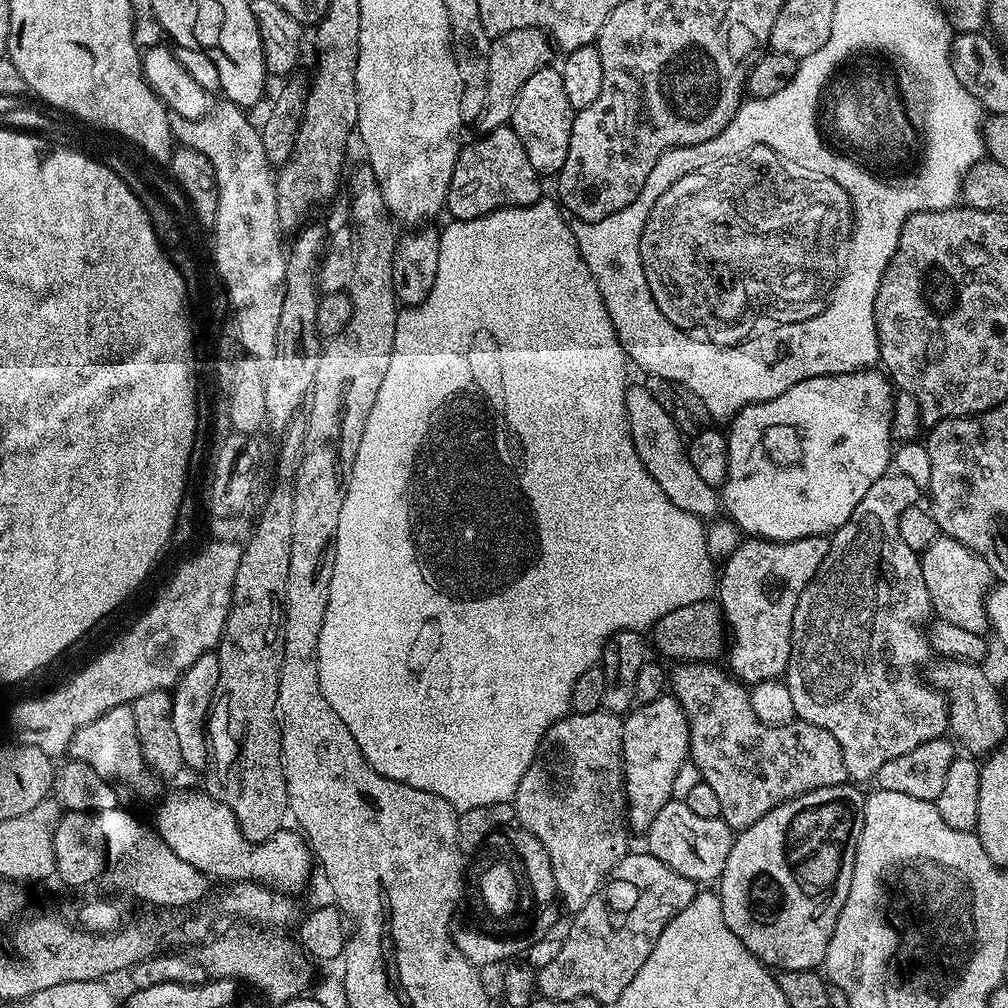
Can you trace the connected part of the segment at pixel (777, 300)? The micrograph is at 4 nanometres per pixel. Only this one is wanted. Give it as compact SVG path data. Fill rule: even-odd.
M759 144L731 162L686 174L654 202L640 239L646 286L670 322L685 330L701 328L714 344L739 344L759 316L776 324L814 318L832 298L838 279L836 235L844 228L840 212L851 211L852 199L838 182L797 166Z

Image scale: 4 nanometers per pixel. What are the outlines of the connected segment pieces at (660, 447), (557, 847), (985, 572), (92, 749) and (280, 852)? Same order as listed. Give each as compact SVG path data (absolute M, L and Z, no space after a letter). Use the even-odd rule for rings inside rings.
M640 382L633 383L626 390L626 410L630 434L634 438L634 450L638 450L638 458L642 458L642 466L646 466L650 478L662 486L666 498L670 498L674 506L687 512L703 513L706 486L702 478L694 474L694 466L690 466L685 441L676 434L668 436L668 428L670 432L673 427L672 413L658 406L658 402L650 398L650 390L646 390Z
M607 710L591 712L590 714L572 712L567 716L563 716L560 720L555 720L550 726L550 730L546 730L546 734L536 751L536 756L532 759L530 766L526 770L526 774L522 774L522 782L518 782L518 790L514 797L516 820L519 827L530 830L530 834L534 834L534 838L538 838L538 842L542 842L542 846L546 846L546 854L550 854L550 866L554 866L554 882L556 883L556 895L559 903L564 903L569 908L569 913L572 914L579 912L582 906L586 906L586 902L590 902L593 894L611 877L614 866L618 866L621 858L628 855L630 851L630 845L628 845L628 836L630 837L628 795L624 793L623 729L623 719L617 713Z
M941 534L922 553L920 565L933 613L941 620L959 626L961 630L970 630L970 634L984 636L990 628L984 602L994 584L992 571L984 559L957 540Z
M126 704L114 706L114 710L106 710L106 714L94 718L94 722L86 722L86 726L76 729L67 755L89 765L115 789L125 788L136 796L144 796L147 792L154 791L158 783L156 773L149 768L142 754L142 746L138 742L138 726L134 726L134 714Z
M202 790L170 795L161 804L154 827L178 858L213 879L262 883L274 890L293 894L307 882L310 870L314 868L311 849L299 831L283 828L260 844L250 843L241 834L233 811Z

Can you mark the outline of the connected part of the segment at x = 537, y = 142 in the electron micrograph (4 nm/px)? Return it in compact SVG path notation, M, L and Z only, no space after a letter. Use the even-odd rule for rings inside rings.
M549 66L538 70L538 74L533 74L526 81L526 86L522 86L515 102L510 126L518 134L518 138L522 138L522 146L526 146L526 158L530 158L530 166L534 166L541 177L555 177L566 162L574 115L570 101L566 98L566 90L562 87L559 67Z

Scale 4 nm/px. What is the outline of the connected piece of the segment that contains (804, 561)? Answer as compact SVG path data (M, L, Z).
M828 536L779 542L748 538L723 565L724 572L722 568L718 576L718 603L730 633L727 667L736 680L751 686L787 673L798 598L818 574L829 550Z

